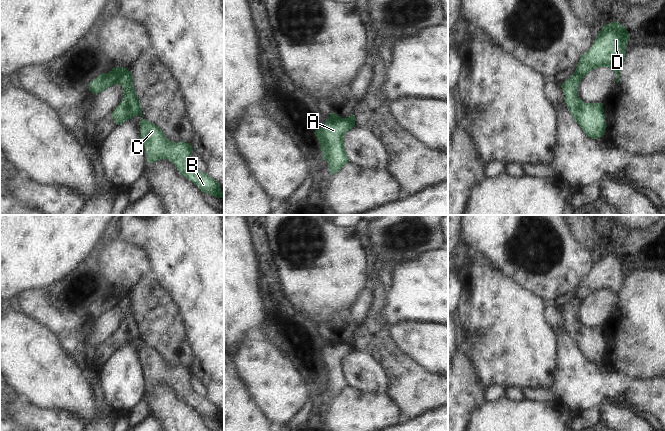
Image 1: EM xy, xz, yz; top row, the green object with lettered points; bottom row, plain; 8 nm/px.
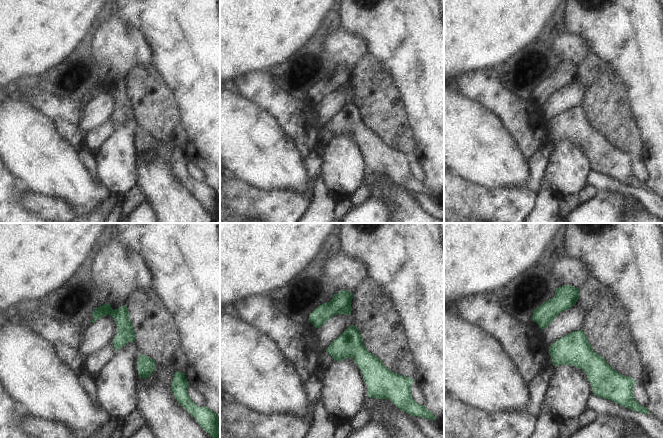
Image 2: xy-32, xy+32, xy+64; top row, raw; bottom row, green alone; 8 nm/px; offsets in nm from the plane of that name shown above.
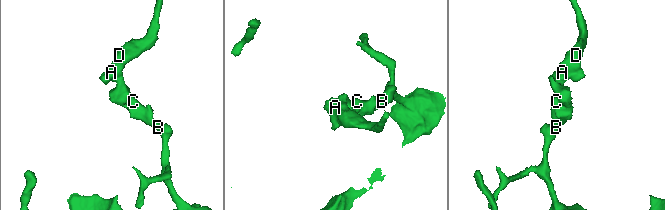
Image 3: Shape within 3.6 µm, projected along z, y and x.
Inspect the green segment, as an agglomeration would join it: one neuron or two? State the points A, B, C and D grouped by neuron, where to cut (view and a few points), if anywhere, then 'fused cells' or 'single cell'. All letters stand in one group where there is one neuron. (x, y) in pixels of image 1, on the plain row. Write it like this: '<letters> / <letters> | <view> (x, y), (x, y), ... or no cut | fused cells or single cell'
A D / B C | xy (128, 293), (116, 306) | fused cells

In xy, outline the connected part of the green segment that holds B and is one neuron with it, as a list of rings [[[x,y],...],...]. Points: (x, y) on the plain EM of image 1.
[[[128,294],[119,302],[117,308],[123,311],[123,322],[111,340],[117,349],[132,343],[134,340],[140,339],[142,341],[140,358],[147,378],[147,386],[170,384],[179,397],[196,408],[201,415],[223,422],[220,408],[207,397],[197,394],[193,389],[191,384],[193,372],[190,367],[171,366],[157,349],[143,343],[141,328],[132,309],[132,297]]]

